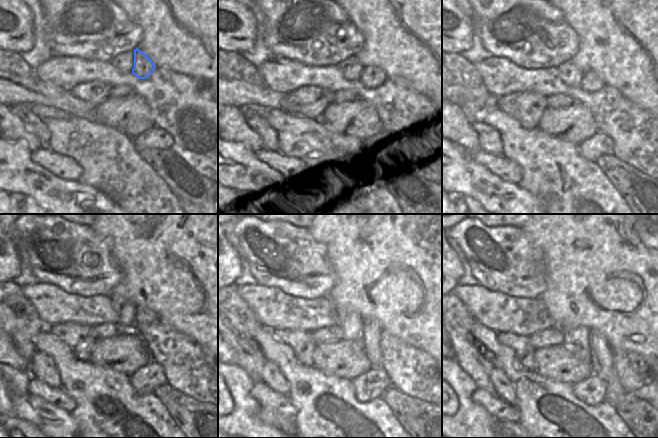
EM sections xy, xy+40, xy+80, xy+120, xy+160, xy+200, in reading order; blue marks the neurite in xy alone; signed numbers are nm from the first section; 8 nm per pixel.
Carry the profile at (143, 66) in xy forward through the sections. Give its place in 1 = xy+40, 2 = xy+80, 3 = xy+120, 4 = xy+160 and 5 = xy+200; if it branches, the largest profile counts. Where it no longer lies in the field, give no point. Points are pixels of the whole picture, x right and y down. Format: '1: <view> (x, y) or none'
1: xy+40 (371, 77)
2: xy+80 (591, 82)
3: xy+120 (144, 317)
4: xy+160 (371, 332)
5: xy+200 (601, 360)

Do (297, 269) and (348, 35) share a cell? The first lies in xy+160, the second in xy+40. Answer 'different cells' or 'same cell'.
same cell

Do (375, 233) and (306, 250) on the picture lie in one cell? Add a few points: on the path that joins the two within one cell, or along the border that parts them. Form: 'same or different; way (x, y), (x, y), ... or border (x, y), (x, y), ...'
different; border (308, 229), (325, 246), (327, 257), (332, 267)

